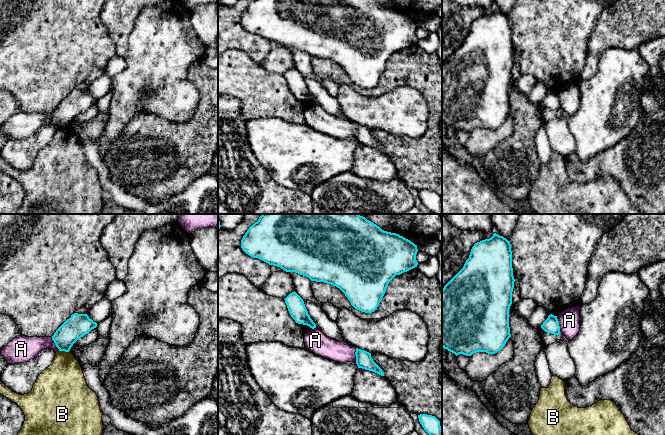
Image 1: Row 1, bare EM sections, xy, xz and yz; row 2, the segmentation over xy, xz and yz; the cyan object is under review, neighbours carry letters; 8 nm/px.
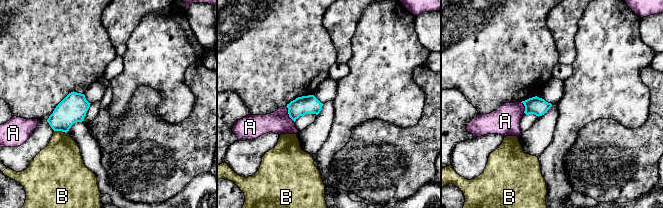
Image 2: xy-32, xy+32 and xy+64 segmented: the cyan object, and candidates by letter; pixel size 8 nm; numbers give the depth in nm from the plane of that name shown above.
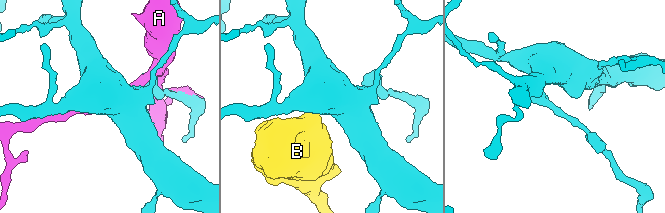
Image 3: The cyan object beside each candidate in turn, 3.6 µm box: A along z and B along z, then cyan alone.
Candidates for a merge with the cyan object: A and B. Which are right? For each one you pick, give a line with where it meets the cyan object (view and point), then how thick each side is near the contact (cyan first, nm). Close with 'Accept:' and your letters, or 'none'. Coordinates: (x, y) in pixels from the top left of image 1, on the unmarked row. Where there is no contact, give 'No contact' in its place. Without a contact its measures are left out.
Accept: none

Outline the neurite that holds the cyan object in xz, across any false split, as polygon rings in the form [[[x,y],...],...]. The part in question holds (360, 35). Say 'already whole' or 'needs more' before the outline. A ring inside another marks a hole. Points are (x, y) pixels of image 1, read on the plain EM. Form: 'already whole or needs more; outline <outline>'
already whole; outline [[[253,0],[243,12],[241,24],[249,32],[286,48],[295,48],[311,57],[336,62],[355,85],[365,89],[372,89],[377,85],[389,58],[396,51],[418,41],[417,21],[399,10],[382,6],[376,0]]]

